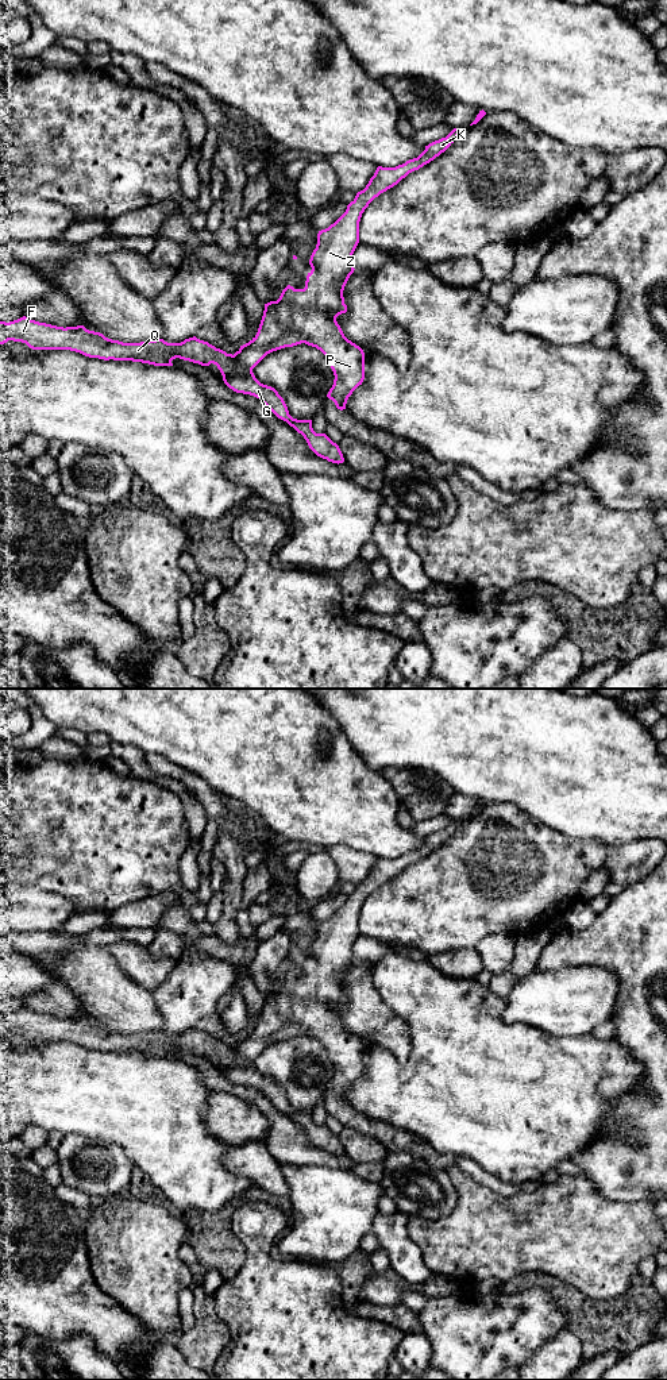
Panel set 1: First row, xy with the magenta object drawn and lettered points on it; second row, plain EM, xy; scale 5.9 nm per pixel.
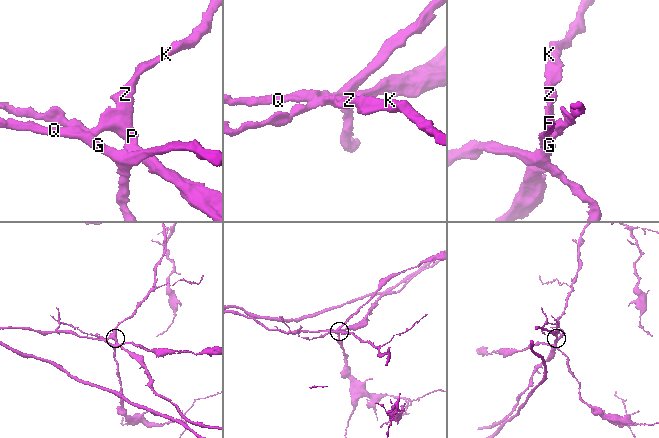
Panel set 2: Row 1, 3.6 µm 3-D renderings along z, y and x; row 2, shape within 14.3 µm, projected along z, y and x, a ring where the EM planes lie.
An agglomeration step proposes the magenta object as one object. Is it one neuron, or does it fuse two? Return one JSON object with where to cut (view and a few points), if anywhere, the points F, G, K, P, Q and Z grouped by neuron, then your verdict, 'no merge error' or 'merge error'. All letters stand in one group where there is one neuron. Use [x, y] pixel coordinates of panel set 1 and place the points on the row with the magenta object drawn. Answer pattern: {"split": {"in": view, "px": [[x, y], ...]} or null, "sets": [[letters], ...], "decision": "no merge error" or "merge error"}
{"split": {"in": "xy", "px": [[232, 355], [241, 367], [251, 372]]}, "sets": [["F", "G", "Q"], ["K", "P", "Z"]], "decision": "merge error"}

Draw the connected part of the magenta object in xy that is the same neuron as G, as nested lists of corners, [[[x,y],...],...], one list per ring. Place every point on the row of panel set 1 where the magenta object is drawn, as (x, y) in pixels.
[[[23,316],[9,323],[0,321],[0,344],[8,340],[26,343],[32,350],[70,350],[104,361],[173,366],[171,361],[180,358],[201,366],[213,363],[230,389],[259,398],[278,419],[301,433],[317,456],[338,465],[344,462],[339,446],[325,433],[316,433],[312,420],[297,420],[289,415],[284,398],[274,388],[261,383],[251,370],[240,369],[232,354],[227,354],[196,336],[181,343],[167,343],[163,339],[123,343],[108,339],[100,332],[89,331],[84,325],[63,328]]]

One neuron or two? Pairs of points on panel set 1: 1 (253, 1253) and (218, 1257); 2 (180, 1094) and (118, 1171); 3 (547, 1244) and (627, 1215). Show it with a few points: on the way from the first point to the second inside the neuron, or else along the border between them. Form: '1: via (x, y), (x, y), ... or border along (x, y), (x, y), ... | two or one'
1: border along (234, 1233), (245, 1249), (245, 1263), (227, 1280) | two
2: border along (100, 1144), (116, 1144), (135, 1167) | two
3: via (567, 1237), (606, 1236) | one

